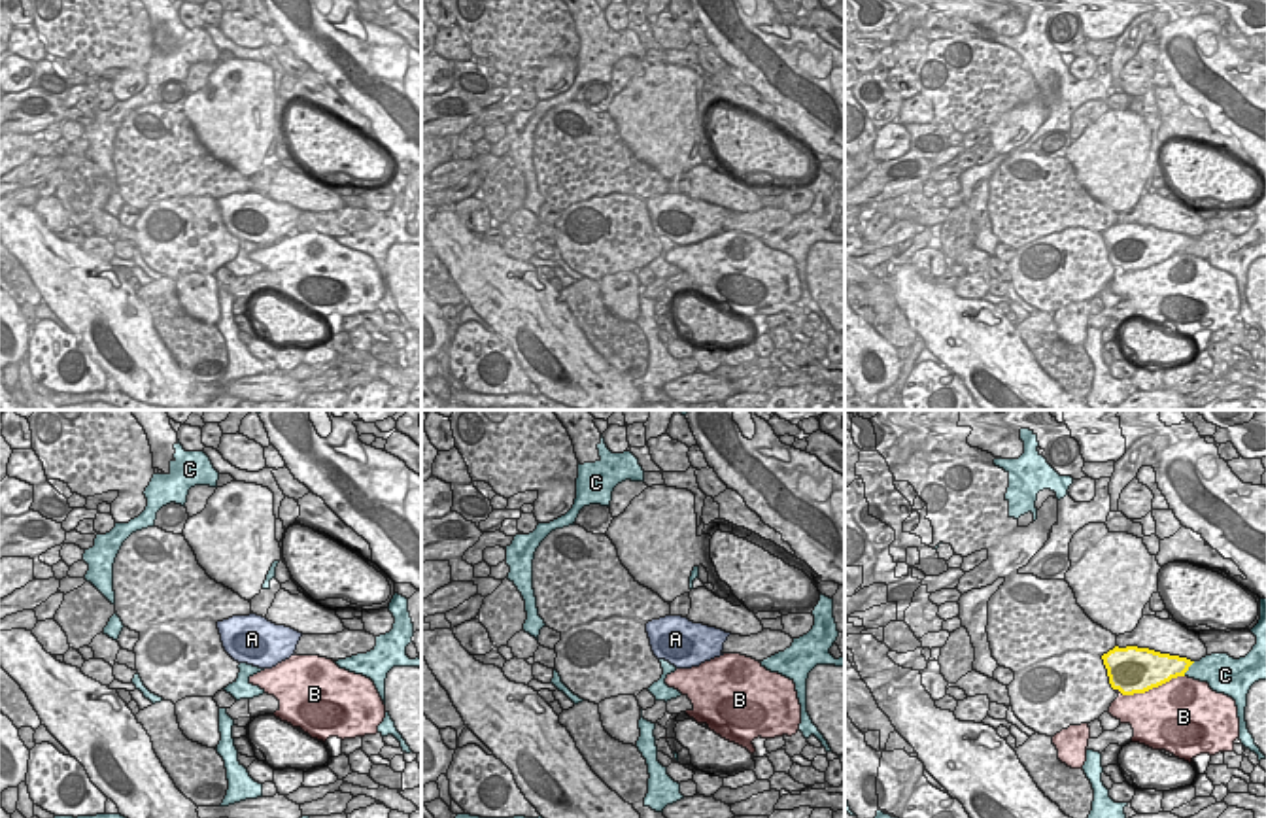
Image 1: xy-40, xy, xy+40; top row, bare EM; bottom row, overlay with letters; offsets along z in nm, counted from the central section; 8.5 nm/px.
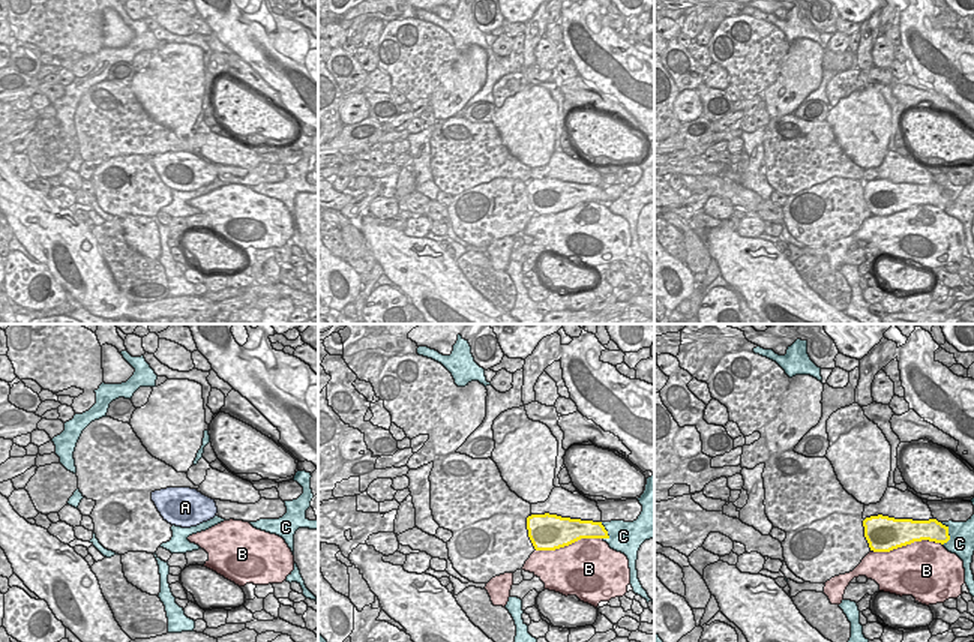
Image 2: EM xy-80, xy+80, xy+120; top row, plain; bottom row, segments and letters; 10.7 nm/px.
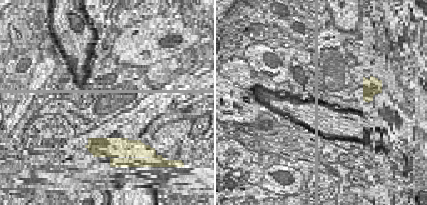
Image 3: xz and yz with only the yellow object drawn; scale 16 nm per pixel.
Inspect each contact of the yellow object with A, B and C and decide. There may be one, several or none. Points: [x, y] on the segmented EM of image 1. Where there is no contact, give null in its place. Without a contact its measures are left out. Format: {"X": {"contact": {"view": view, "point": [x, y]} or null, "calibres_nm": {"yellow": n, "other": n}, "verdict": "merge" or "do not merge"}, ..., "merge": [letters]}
{"A": {"contact": null, "verdict": "merge"}, "B": {"contact": {"view": "xy+40", "point": [1149, 688]}, "calibres_nm": {"yellow": 400, "other": 480}, "verdict": "do not merge"}, "C": {"contact": {"view": "xy+40", "point": [1187, 669]}, "calibres_nm": {"yellow": 260, "other": 280}, "verdict": "do not merge"}, "merge": ["A"]}

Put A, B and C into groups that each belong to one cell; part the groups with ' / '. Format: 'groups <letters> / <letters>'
groups A / B / C

